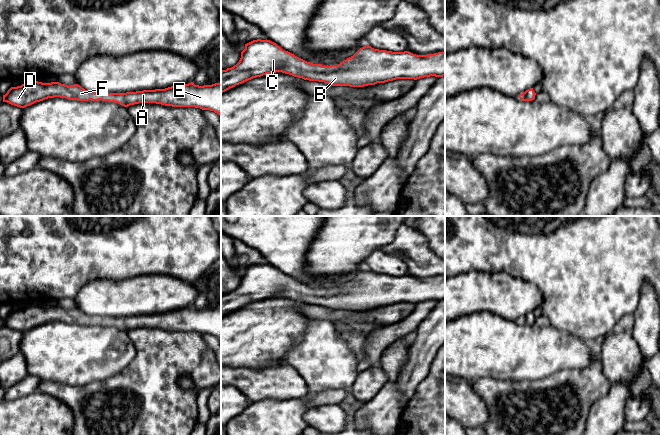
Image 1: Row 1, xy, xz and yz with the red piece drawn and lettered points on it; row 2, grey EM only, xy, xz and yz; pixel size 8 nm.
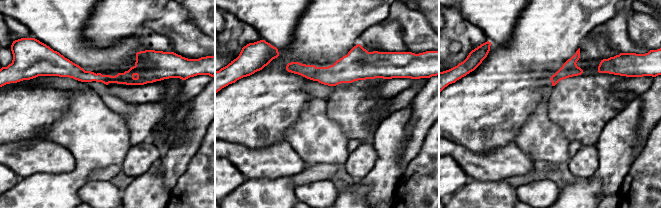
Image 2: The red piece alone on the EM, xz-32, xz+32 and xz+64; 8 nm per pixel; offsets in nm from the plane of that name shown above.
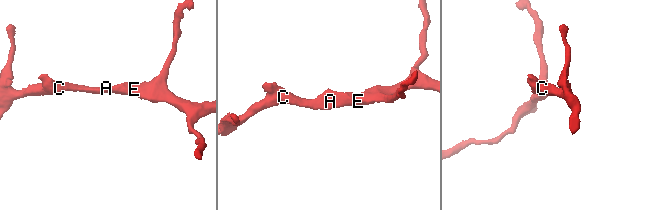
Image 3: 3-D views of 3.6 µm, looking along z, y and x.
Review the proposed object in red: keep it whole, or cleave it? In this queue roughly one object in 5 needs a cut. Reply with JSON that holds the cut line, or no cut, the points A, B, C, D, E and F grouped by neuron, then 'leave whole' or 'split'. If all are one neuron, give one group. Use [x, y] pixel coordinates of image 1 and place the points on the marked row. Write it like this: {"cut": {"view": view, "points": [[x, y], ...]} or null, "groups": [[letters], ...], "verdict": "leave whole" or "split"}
{"cut": null, "groups": [["A", "B", "C", "D", "E", "F"]], "verdict": "leave whole"}

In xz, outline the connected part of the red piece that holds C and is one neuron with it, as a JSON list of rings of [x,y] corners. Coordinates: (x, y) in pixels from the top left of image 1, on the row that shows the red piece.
[[[270,40],[245,44],[239,62],[221,71],[221,93],[256,77],[282,72],[332,86],[364,87],[396,79],[445,76],[445,52],[416,55],[367,45],[338,65],[307,62]]]

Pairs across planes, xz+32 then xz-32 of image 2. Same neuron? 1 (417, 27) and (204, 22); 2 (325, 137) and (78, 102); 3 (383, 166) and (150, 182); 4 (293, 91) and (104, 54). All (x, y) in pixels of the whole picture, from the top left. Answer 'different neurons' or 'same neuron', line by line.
1: different neurons
2: same neuron
3: same neuron
4: different neurons

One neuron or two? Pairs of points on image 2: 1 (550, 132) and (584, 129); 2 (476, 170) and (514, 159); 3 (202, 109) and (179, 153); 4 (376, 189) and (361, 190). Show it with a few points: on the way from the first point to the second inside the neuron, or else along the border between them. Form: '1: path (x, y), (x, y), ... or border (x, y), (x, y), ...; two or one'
1: border (548, 111), (548, 117), (571, 141); two
2: path (485, 167), (505, 162); one
3: path (197, 120), (197, 128), (189, 142); one
4: border (358, 182), (368, 188), (366, 197); two

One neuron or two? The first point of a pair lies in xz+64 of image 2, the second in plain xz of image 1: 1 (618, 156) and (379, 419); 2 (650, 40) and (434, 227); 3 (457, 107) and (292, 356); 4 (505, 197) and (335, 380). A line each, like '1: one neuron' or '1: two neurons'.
1: one neuron
2: two neurons
3: two neurons
4: one neuron

